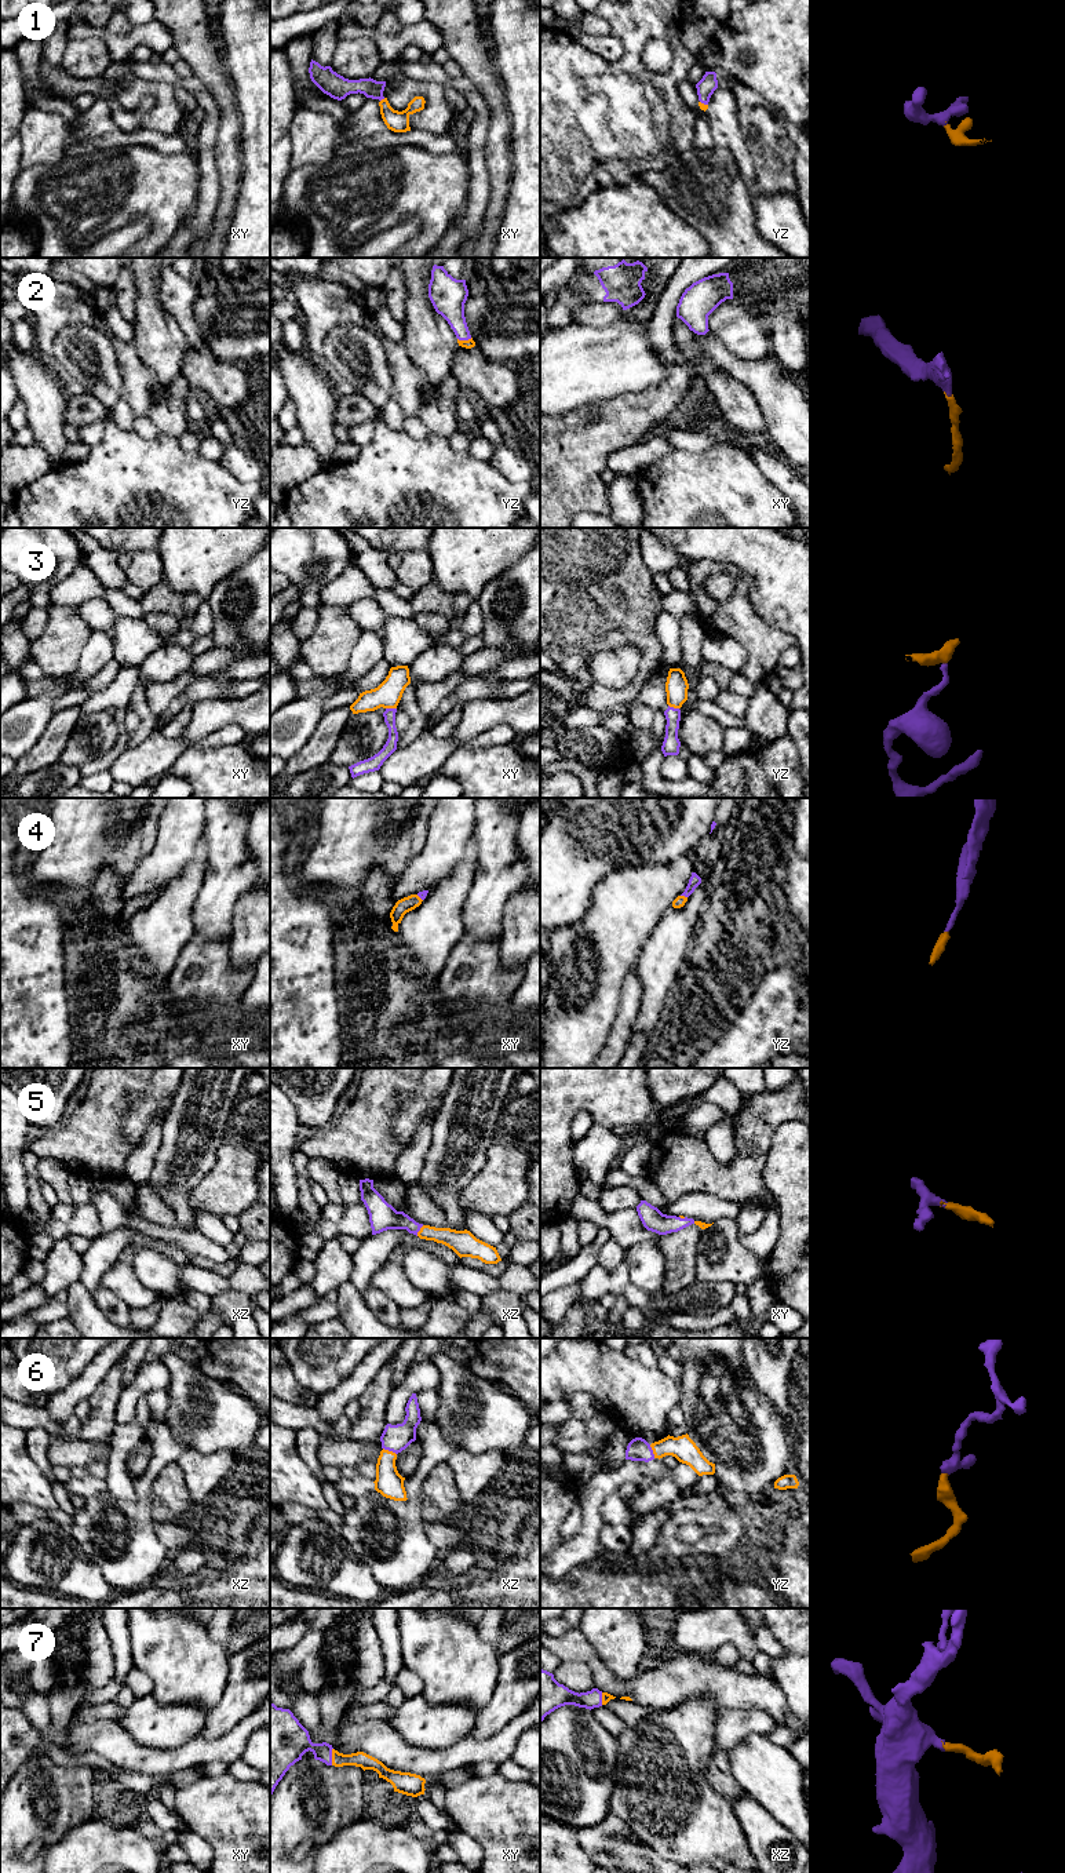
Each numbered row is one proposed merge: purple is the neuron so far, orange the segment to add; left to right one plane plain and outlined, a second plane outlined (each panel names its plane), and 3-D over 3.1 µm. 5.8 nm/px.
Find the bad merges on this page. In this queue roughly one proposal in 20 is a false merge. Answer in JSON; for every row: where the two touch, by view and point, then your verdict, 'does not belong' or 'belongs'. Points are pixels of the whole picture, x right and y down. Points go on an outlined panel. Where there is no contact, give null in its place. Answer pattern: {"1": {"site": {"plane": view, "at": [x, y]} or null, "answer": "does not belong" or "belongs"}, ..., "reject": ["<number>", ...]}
{"1": {"site": {"plane": "xy", "at": [382, 98]}, "answer": "belongs"}, "2": {"site": {"plane": "yz", "at": [464, 339]}, "answer": "belongs"}, "3": {"site": {"plane": "xy", "at": [391, 709]}, "answer": "belongs"}, "4": {"site": {"plane": "yz", "at": [684, 895]}, "answer": "belongs"}, "5": {"site": {"plane": "xz", "at": [419, 1230]}, "answer": "belongs"}, "6": {"site": {"plane": "xz", "at": [390, 1450]}, "answer": "belongs"}, "7": {"site": {"plane": "xy", "at": [331, 1756]}, "answer": "belongs"}, "reject": []}

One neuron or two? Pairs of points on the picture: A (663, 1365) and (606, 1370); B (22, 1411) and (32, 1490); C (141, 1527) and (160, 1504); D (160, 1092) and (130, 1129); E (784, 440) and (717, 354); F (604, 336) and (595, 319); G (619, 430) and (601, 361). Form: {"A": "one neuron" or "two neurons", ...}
{"A": "two neurons", "B": "two neurons", "C": "two neurons", "D": "one neuron", "E": "one neuron", "F": "two neurons", "G": "two neurons"}

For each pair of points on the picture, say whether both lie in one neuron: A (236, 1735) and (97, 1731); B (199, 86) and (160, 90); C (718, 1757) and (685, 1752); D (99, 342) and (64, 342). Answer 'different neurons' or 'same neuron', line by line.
A: same neuron
B: different neurons
C: different neurons
D: same neuron

